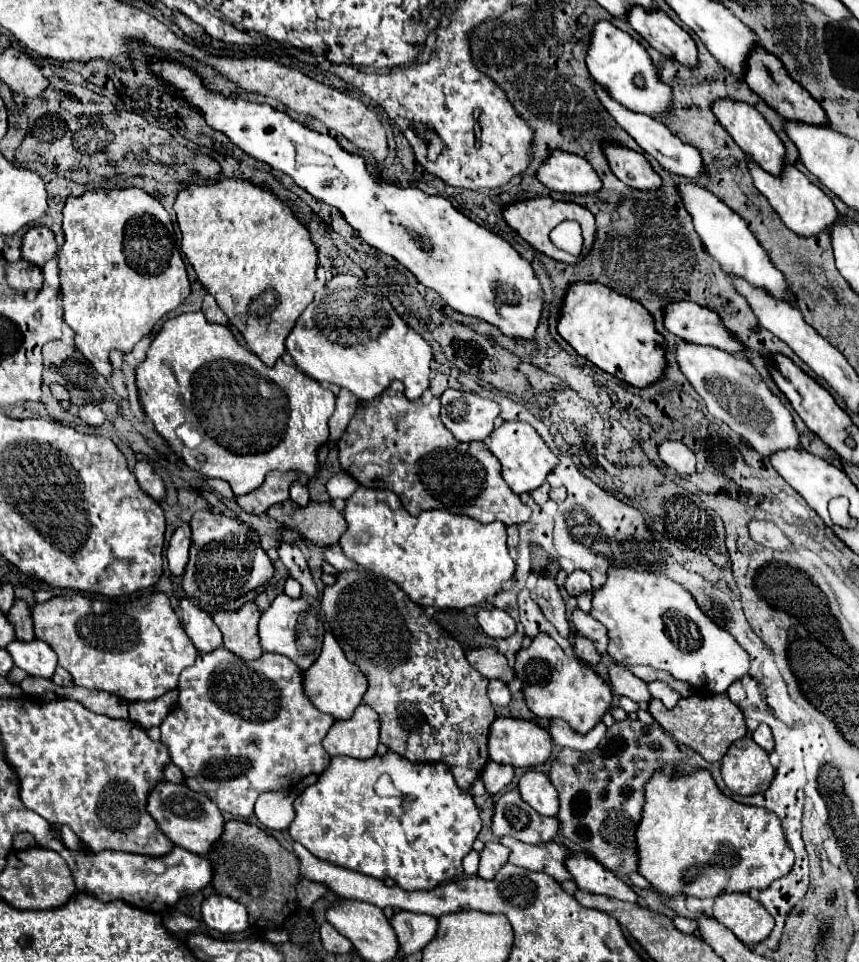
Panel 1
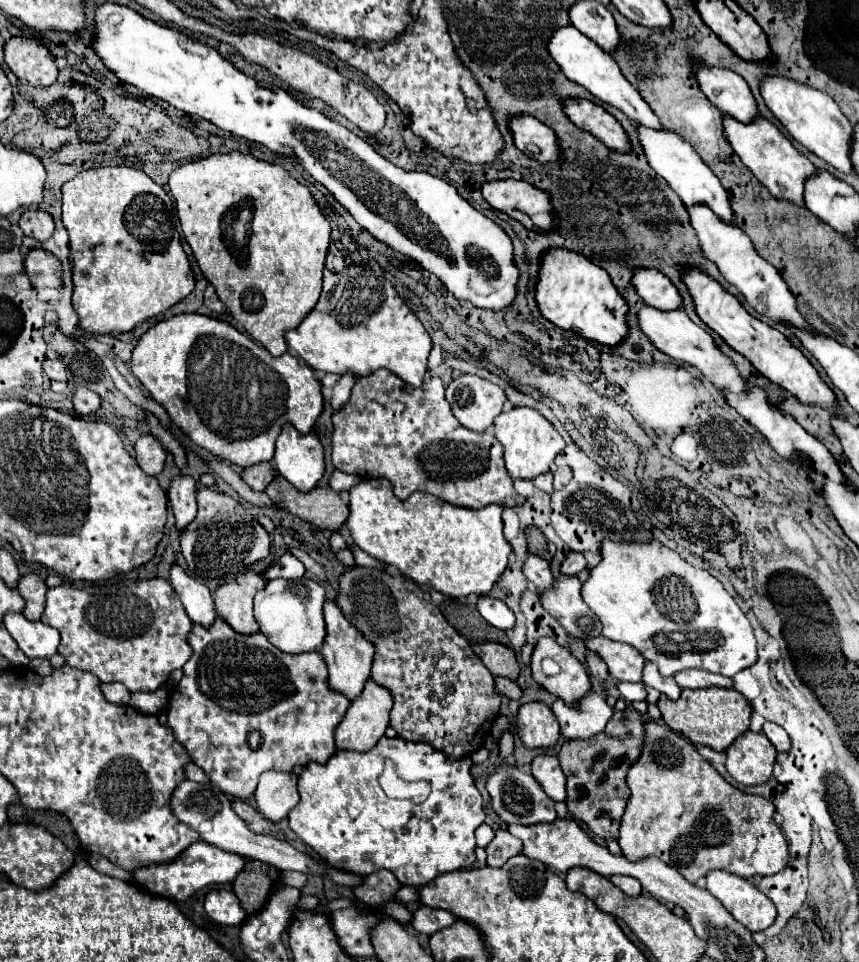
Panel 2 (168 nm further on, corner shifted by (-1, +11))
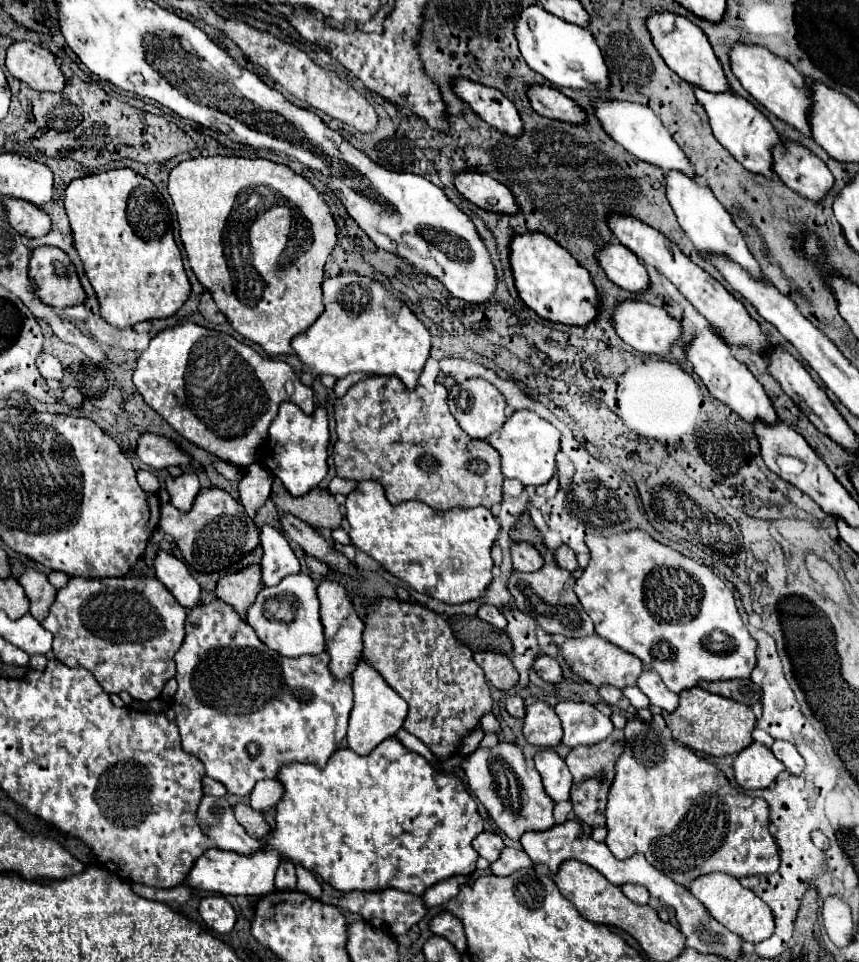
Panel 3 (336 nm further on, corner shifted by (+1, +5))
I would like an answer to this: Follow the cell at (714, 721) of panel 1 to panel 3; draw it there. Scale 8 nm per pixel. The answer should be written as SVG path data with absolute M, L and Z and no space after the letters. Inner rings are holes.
M690 688L690 690L684 690L680 692L680 706L678 710L674 712L662 712L668 728L672 730L672 738L682 742L684 746L692 748L692 750L698 750L702 754L708 754L708 756L726 756L726 754L736 754L740 752L742 748L746 748L750 742L752 742L752 730L756 726L756 718L754 718L754 712L750 706L746 704L740 704L740 702L734 702L732 698L724 698L724 696L718 696L718 694L712 694L712 692L706 692L702 688ZM692 726L694 730L688 734L686 728Z

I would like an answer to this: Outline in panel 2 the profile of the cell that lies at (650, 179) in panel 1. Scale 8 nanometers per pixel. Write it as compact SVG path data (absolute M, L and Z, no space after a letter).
M568 98L568 102L564 102L564 114L568 114L568 118L572 118L572 122L576 122L576 126L580 126L582 130L600 138L608 148L612 148L616 152L630 150L628 136L622 130L620 122L612 114L608 114L602 106L592 104L586 98L582 98L582 100Z

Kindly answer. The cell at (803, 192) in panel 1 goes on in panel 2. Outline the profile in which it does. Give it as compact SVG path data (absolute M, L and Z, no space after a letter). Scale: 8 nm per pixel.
M722 114L724 124L724 136L734 148L734 152L740 156L742 164L776 196L782 200L790 200L796 206L804 206L804 182L806 178L816 174L816 166L800 154L792 142L766 118L756 116L752 122L744 124L732 118L730 114Z

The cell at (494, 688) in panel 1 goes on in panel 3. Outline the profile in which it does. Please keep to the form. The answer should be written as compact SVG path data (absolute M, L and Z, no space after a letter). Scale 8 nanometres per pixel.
M508 696L508 698L506 698L506 710L508 710L512 716L522 718L522 716L524 716L524 700L522 700L520 696Z

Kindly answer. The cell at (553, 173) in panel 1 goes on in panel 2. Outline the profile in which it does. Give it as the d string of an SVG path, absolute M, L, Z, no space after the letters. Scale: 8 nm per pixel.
M530 114L512 116L508 122L508 130L512 132L516 148L530 158L538 162L560 160L556 134L536 118L530 118Z

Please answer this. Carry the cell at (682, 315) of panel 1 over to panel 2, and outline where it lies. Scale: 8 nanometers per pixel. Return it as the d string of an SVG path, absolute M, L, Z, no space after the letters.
M636 270L636 274L632 274L632 284L648 306L658 310L676 310L682 306L678 290L660 270Z

